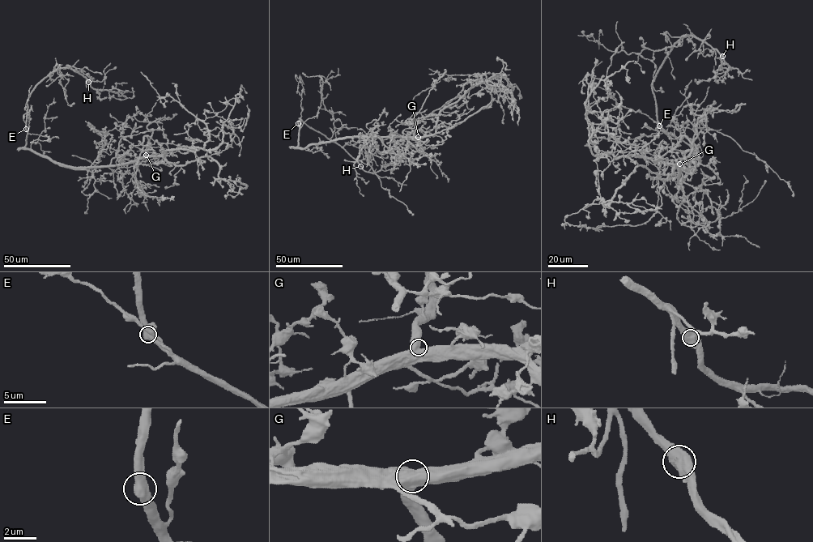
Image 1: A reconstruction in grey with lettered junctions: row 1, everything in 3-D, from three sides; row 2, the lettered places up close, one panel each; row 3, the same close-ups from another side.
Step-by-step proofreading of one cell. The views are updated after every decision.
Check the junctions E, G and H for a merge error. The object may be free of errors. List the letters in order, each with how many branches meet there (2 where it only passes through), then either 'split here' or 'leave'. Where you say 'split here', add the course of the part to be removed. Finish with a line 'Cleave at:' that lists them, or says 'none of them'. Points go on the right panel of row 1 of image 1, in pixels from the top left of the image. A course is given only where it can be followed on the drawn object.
E: branches 2; leave
G: branches 2; leave
H: branches 2; leave
Cleave at: none of them

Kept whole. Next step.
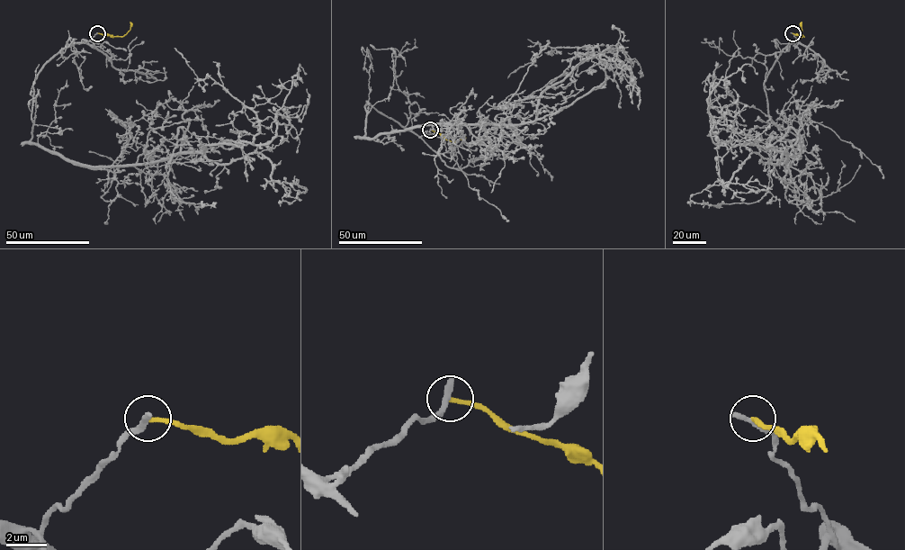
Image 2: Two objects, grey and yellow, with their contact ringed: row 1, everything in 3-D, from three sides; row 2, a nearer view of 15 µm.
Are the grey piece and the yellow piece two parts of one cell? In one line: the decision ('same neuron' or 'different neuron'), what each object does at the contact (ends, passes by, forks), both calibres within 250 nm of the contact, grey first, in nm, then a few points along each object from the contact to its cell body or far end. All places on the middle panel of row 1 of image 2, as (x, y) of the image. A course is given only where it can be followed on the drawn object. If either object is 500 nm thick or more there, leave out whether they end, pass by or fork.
different neuron; grey ends there; yellow ends there; 360 nm thick on the grey side, 240 nm on the other; grey runs (430, 130), (418, 136), (366, 101), (368, 138), (533, 121), (541, 95), (592, 49), (543, 46), (507, 77); yellow runs (430, 130), (446, 139), (463, 139)

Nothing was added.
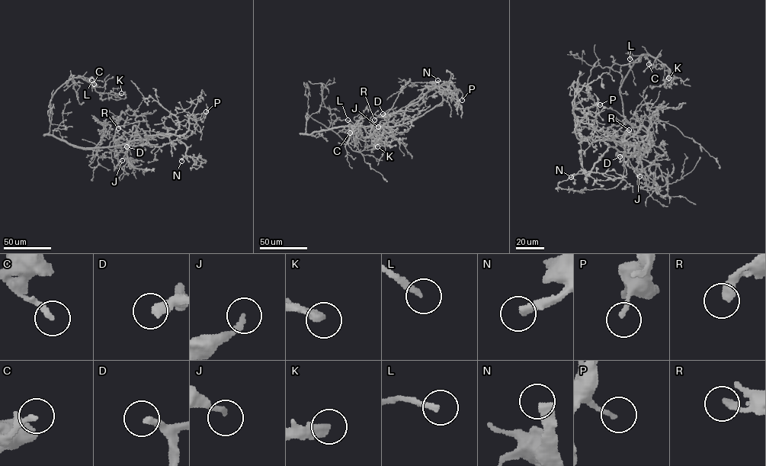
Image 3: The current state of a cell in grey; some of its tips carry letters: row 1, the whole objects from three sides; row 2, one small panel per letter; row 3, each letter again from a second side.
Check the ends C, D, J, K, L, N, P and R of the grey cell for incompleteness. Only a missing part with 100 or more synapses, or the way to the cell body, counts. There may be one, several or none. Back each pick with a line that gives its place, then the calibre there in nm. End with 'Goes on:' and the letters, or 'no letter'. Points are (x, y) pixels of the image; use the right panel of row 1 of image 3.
D: (620, 156) | 320 nm
K: (668, 78) | 400 nm
N: (571, 177) | 400 nm
Goes on: D, K, N

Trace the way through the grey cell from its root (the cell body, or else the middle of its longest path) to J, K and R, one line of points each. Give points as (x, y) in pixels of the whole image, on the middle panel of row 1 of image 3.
J: (341, 126), (362, 126), (367, 138), (372, 126), (378, 126)
K: (341, 126), (306, 134), (306, 113), (336, 133), (354, 151), (360, 152), (367, 146), (377, 146)
R: (341, 126), (389, 126), (392, 132), (388, 124), (388, 115), (374, 120)

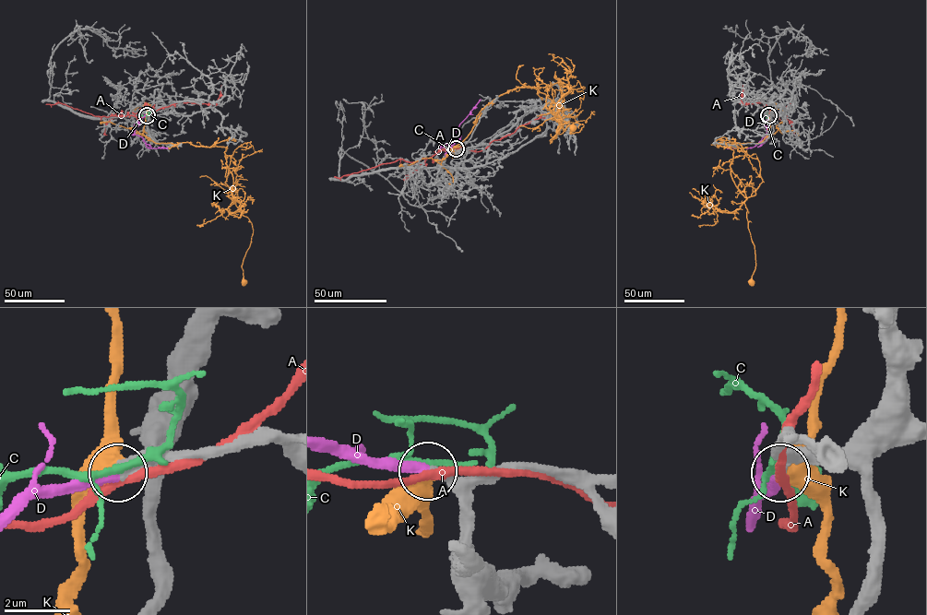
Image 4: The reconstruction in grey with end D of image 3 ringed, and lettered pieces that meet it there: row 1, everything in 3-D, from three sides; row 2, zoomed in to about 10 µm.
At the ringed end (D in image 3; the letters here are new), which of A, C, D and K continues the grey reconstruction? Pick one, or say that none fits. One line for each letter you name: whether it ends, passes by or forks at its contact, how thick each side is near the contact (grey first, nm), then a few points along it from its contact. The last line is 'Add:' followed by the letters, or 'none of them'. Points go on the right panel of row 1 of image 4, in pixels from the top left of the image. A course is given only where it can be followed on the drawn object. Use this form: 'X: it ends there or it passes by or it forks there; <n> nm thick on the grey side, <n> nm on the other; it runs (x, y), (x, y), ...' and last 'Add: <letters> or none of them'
D: it ends there; 320 nm thick on the grey side, 320 nm on the other; it runs (768, 115), (766, 133), (757, 144), (746, 148), (727, 148)
Add: D

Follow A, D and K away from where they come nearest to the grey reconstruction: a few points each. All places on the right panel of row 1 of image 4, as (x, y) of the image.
A: (768, 115), (779, 117), (791, 104)
D: (768, 115), (766, 133), (757, 144), (746, 148), (727, 148)
K: (768, 115), (770, 134), (761, 142), (718, 146), (733, 150), (730, 173), (746, 198), (754, 253), (752, 282)

